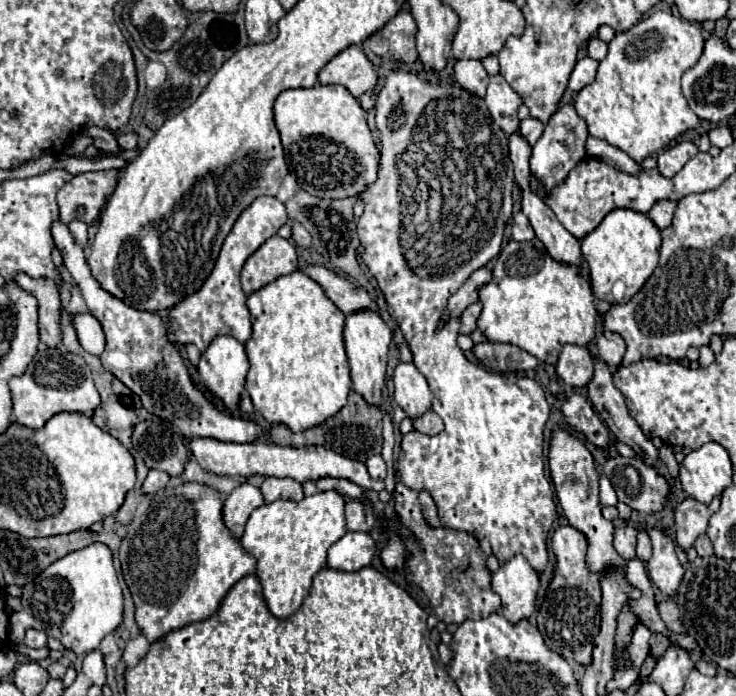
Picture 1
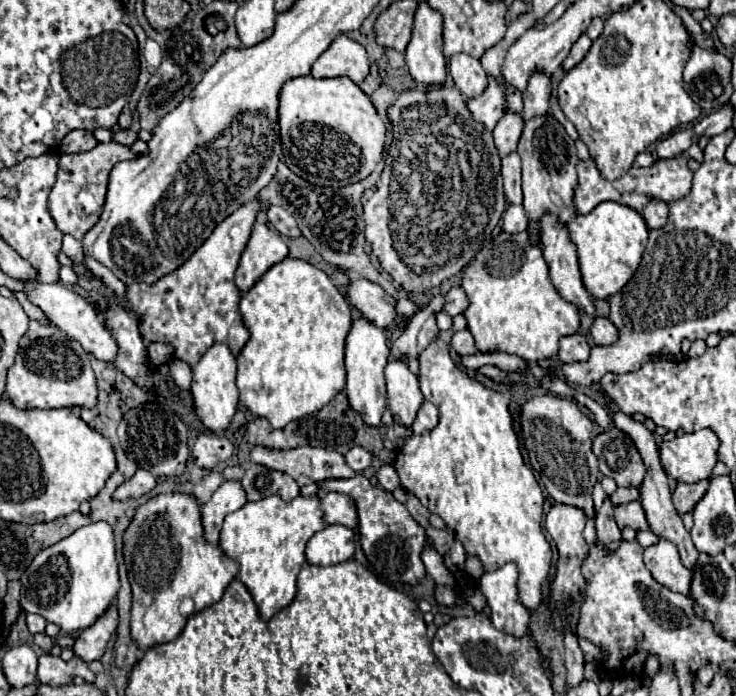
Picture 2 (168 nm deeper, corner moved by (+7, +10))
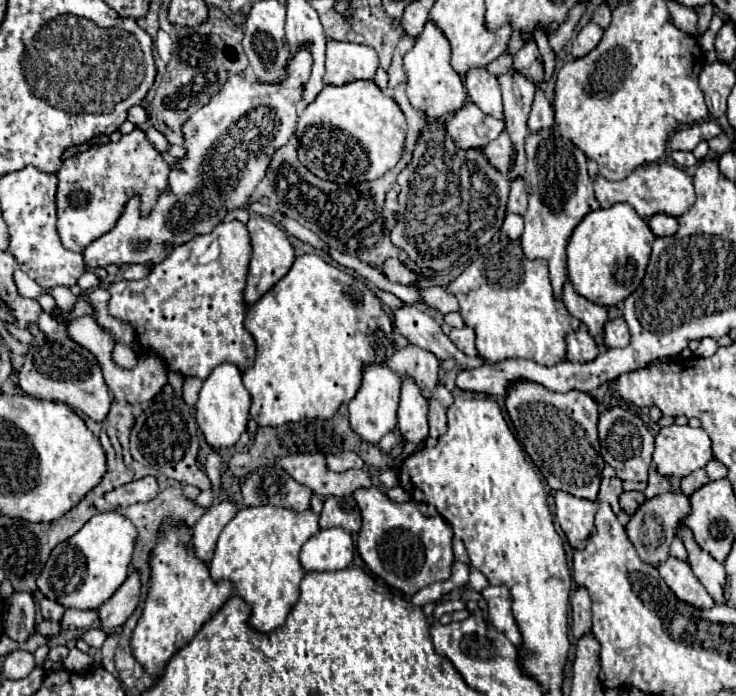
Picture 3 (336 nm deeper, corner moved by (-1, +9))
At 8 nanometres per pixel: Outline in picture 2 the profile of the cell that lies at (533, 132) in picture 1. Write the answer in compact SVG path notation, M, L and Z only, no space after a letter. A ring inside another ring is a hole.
M505 113L503 119L493 129L493 139L499 157L505 157L517 149L517 141L523 131L523 117L517 113Z

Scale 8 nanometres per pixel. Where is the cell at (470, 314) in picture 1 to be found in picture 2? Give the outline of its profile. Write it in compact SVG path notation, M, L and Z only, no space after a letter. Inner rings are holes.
M451 287L445 291L445 305L443 305L443 313L447 313L449 317L455 317L459 313L463 313L467 309L469 301L467 295L461 287Z

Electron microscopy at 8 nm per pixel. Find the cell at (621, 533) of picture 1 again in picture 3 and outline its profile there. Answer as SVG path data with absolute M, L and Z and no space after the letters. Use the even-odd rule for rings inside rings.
M623 492L623 494L621 494L621 506L623 506L623 510L625 510L629 516L633 516L643 502L645 502L643 492Z

